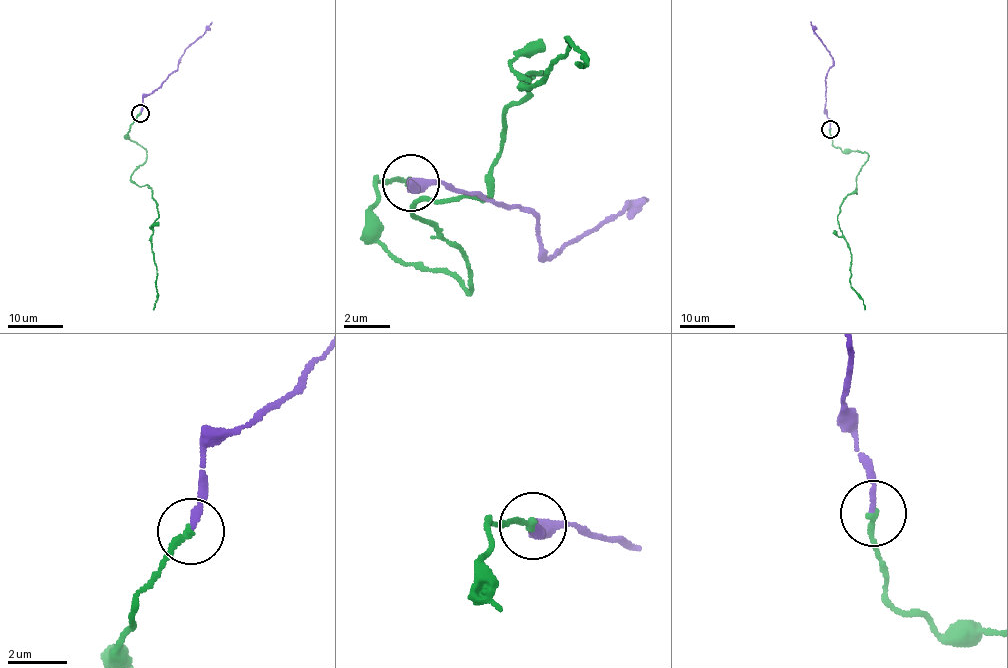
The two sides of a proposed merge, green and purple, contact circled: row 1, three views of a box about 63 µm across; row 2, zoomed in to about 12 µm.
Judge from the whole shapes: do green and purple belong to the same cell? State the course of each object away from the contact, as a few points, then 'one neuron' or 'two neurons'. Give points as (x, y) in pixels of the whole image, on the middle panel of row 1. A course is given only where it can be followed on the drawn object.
green via (409, 181), (375, 180), (384, 249), (469, 292), (417, 208), (488, 193), (523, 78), (572, 37), (574, 62) | purple via (409, 181), (410, 194), (418, 185), (445, 181), (529, 211), (546, 253), (544, 260), (648, 199) | one neuron

